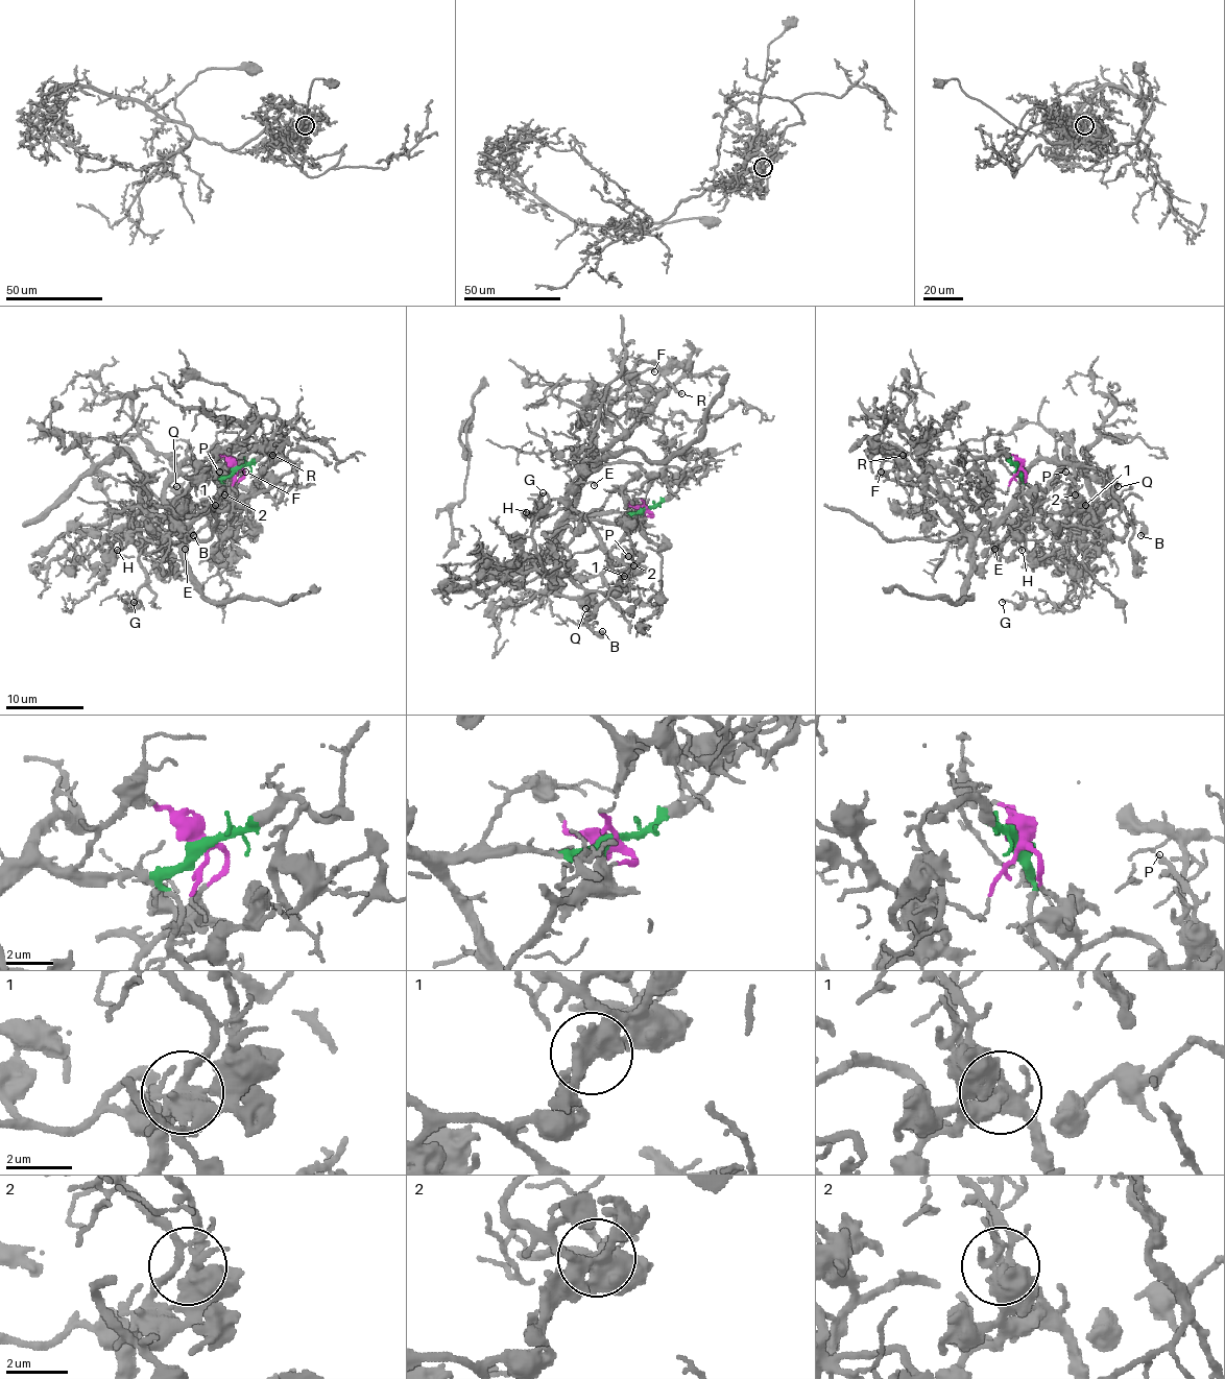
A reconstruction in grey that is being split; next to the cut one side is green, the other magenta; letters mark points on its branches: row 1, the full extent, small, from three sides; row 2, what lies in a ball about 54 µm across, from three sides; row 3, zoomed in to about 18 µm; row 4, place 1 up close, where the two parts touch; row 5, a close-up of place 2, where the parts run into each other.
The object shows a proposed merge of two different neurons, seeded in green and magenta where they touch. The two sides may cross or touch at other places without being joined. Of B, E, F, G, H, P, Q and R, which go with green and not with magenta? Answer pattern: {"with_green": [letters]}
{"with_green": ["B", "G"]}

